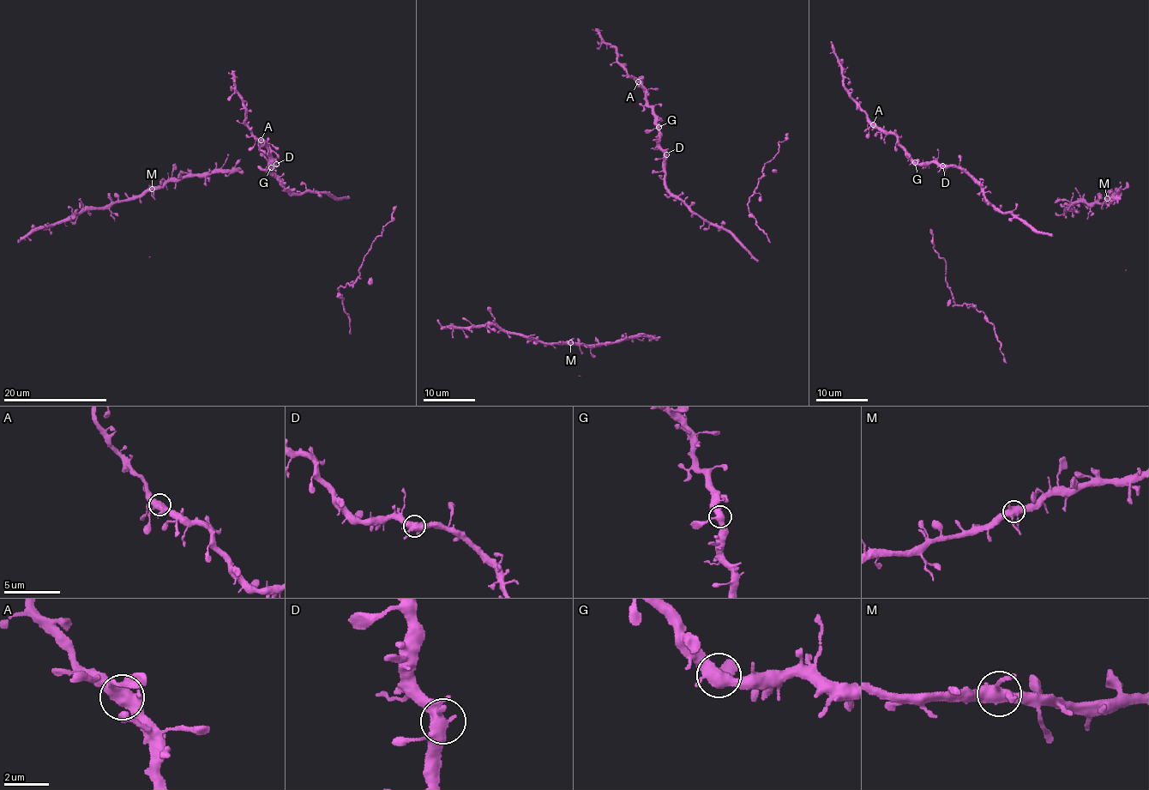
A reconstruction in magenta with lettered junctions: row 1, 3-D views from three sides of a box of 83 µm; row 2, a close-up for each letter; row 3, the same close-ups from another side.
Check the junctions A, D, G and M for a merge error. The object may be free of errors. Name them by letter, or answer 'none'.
none

